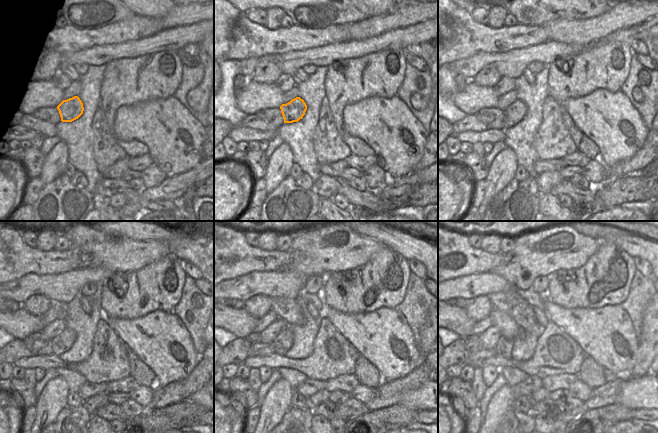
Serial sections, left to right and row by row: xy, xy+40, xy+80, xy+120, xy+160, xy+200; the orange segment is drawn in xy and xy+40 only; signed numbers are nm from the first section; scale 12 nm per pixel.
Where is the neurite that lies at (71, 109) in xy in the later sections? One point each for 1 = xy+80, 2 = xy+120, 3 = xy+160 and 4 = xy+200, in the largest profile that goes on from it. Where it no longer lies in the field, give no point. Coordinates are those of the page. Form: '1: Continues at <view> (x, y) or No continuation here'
1: Continues at xy+80 (514, 113)
2: Continues at xy+120 (62, 342)
3: Continues at xy+160 (282, 343)
4: Continues at xy+200 (504, 346).

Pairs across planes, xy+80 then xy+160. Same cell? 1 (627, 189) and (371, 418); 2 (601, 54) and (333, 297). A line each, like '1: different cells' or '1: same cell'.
1: same cell
2: same cell

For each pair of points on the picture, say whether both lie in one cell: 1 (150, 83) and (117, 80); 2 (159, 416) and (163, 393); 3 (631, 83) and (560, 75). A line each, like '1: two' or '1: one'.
1: one
2: two
3: two

